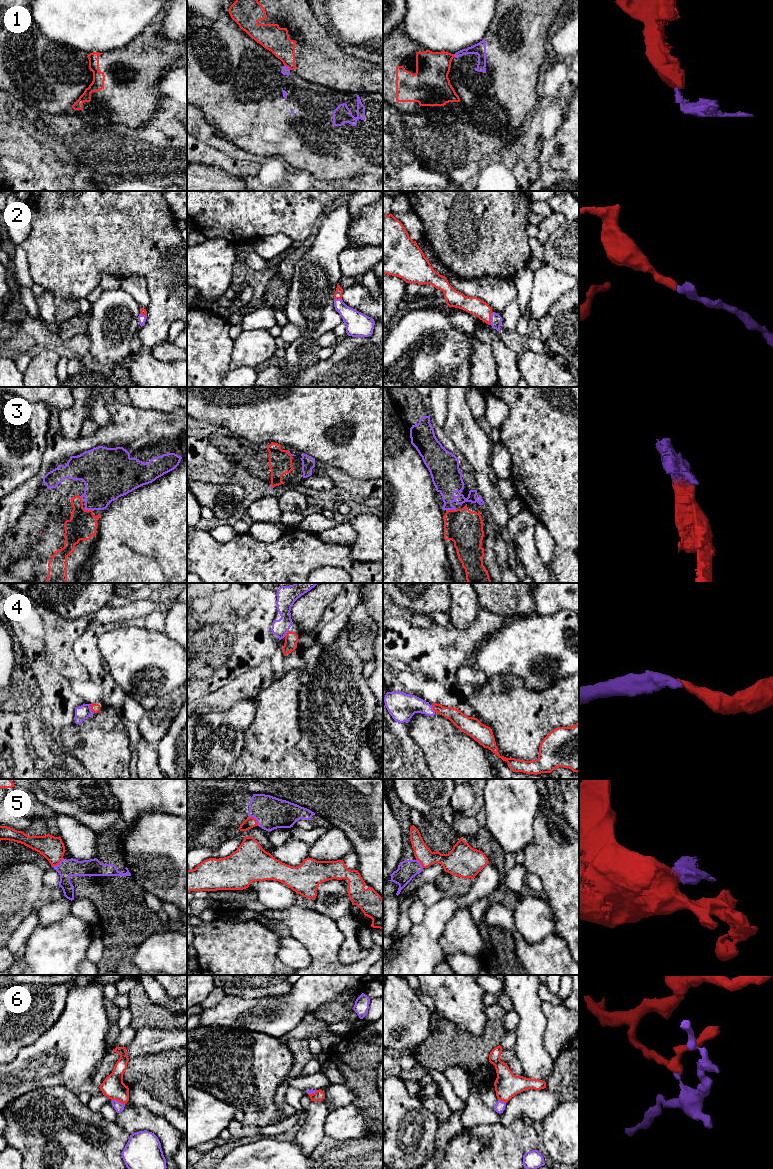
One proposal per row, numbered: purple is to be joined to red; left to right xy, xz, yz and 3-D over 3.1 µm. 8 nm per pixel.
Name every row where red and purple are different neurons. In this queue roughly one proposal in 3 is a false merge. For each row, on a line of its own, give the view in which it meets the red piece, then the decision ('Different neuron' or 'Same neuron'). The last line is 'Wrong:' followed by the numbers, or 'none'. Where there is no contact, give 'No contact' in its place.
1: Touches red in xz. Different neuron
2: Touches red in yz. Same neuron
3: Touches red in yz. Same neuron
4: Touches red in xy. Same neuron
5: Touches red in xz. Different neuron
6: Touches red in xy. Different neuron
Wrong: 1, 5, 6

